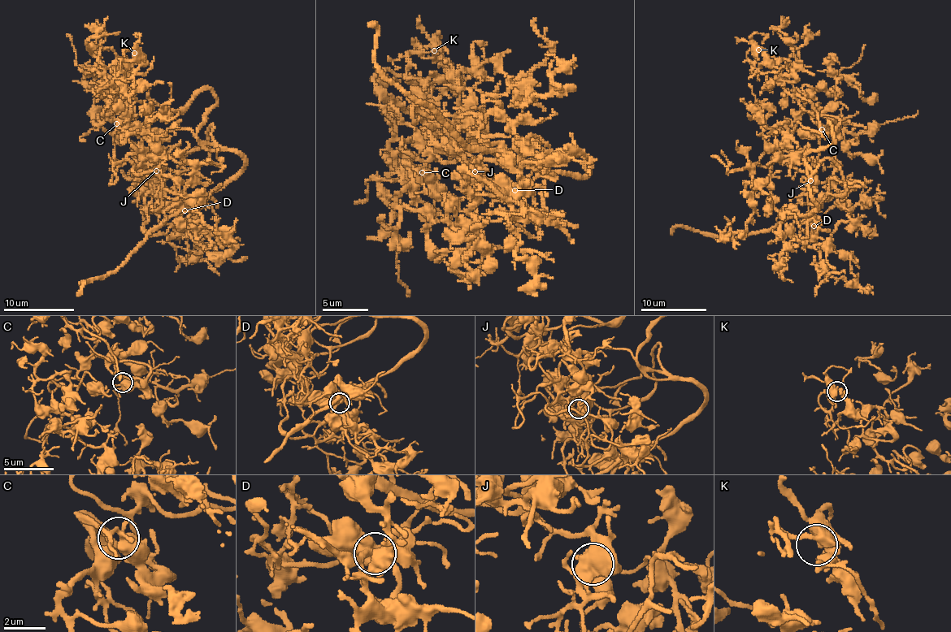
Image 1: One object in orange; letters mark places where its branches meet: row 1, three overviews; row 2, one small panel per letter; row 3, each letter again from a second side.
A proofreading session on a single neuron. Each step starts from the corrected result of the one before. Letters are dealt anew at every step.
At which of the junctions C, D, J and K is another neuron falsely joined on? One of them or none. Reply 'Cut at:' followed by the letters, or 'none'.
Cut at: none

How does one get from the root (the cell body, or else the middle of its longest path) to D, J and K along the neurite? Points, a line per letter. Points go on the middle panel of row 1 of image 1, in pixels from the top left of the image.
D: (455, 130), (462, 159), (483, 168), (471, 189), (463, 185), (462, 170), (514, 189)
J: (455, 130), (453, 128), (456, 147), (475, 171)
K: (455, 130), (496, 156), (466, 154), (423, 104), (432, 85), (406, 76), (416, 39), (434, 50)

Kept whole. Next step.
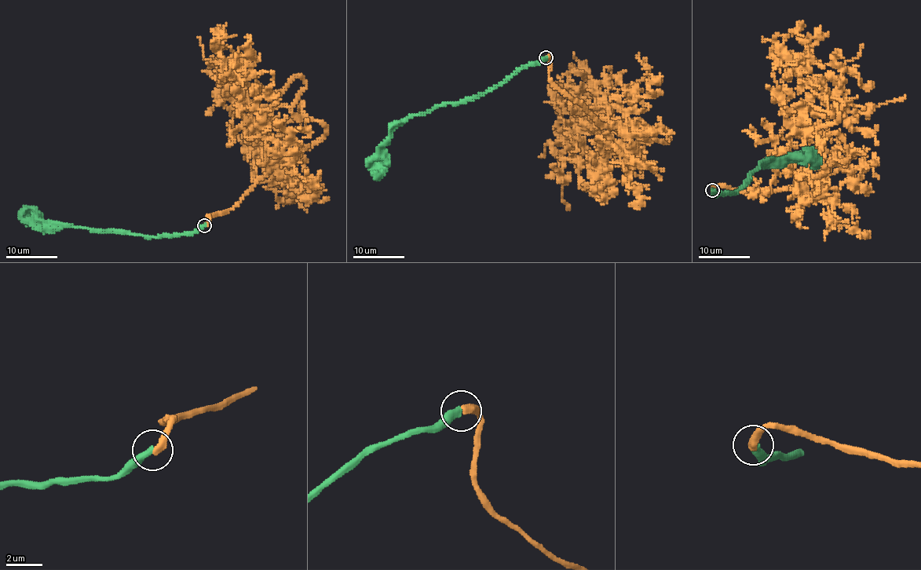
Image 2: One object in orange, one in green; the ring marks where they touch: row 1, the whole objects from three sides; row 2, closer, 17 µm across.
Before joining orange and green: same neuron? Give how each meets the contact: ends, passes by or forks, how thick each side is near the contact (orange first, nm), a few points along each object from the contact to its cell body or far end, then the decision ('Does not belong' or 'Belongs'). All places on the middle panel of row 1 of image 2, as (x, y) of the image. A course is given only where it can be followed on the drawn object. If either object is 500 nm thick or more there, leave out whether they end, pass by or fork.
At the ring orange ends. At the ring green ends. Thickness 440 nm (orange) against 440 nm. Course of orange: (546, 57), (550, 80), (615, 126), (608, 107), (588, 117), (616, 132), (567, 85), (572, 65), (588, 71). Course of green: (546, 57), (518, 67), (485, 92), (407, 117), (383, 144), (385, 164), (378, 173), (374, 172). Belongs

